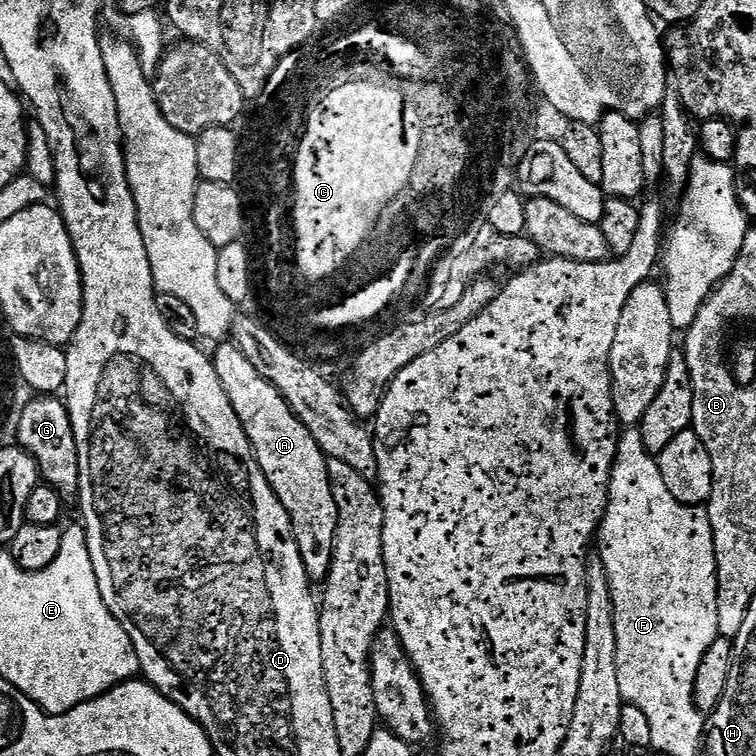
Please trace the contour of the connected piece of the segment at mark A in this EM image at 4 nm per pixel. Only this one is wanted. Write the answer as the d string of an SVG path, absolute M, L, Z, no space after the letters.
M224 342L217 348L220 349L217 350L216 356L214 352L216 373L230 398L230 406L234 406L234 414L238 414L238 418L246 430L248 441L252 444L252 453L256 455L256 461L260 464L262 474L270 482L274 494L280 499L290 518L292 533L296 539L298 550L302 554L302 562L304 569L308 572L308 579L312 582L327 581L328 571L334 558L334 542L338 530L338 506L334 502L334 494L330 490L328 460L324 451L318 446L318 442L314 442L310 430L306 430L306 426L302 426L302 422L290 410L286 398L282 398L279 390L269 380L262 378L262 374L258 374L258 370L254 370L254 366L250 366L246 354L242 354L242 350L236 347L235 343Z

